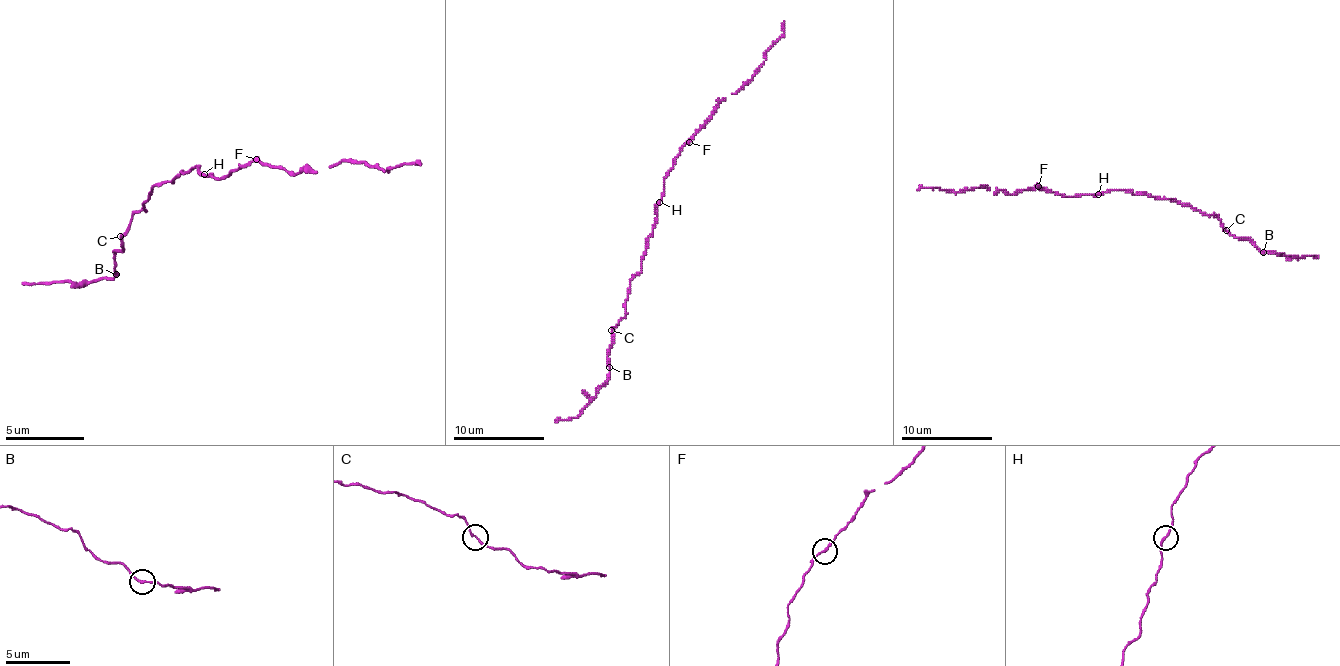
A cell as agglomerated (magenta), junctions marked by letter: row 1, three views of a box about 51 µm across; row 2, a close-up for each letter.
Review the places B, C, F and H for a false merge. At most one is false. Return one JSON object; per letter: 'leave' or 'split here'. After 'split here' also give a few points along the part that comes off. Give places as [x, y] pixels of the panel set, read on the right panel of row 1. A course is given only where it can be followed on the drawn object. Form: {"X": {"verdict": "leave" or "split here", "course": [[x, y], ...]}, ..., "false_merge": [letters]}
{"B": {"verdict": "leave"}, "C": {"verdict": "leave"}, "F": {"verdict": "leave"}, "H": {"verdict": "leave"}, "false_merge": []}

